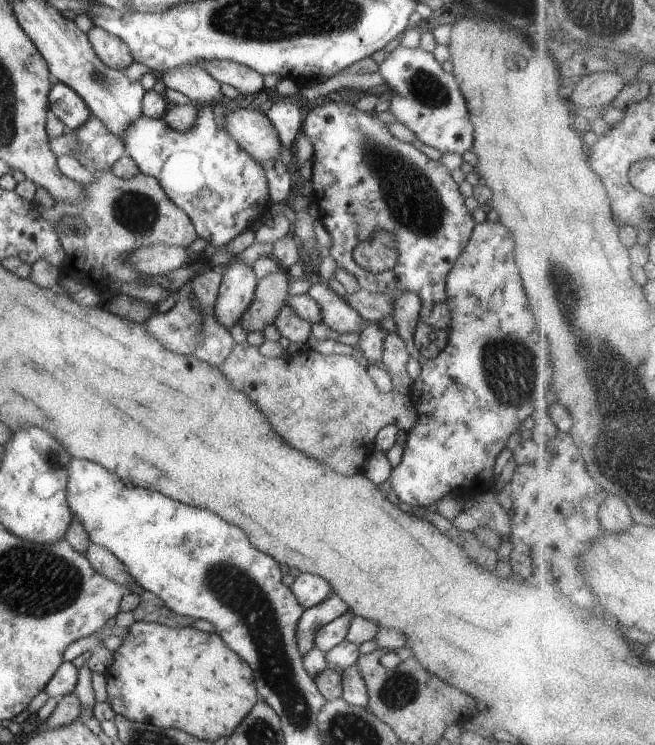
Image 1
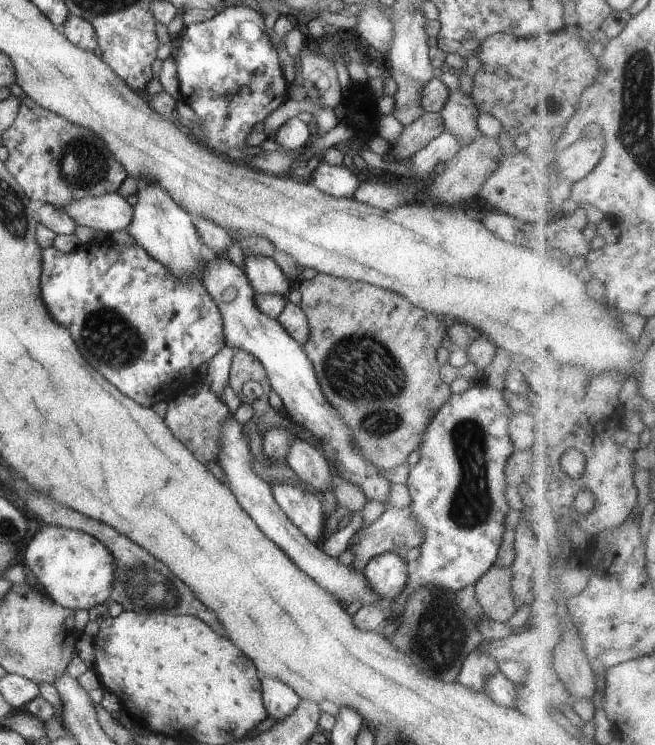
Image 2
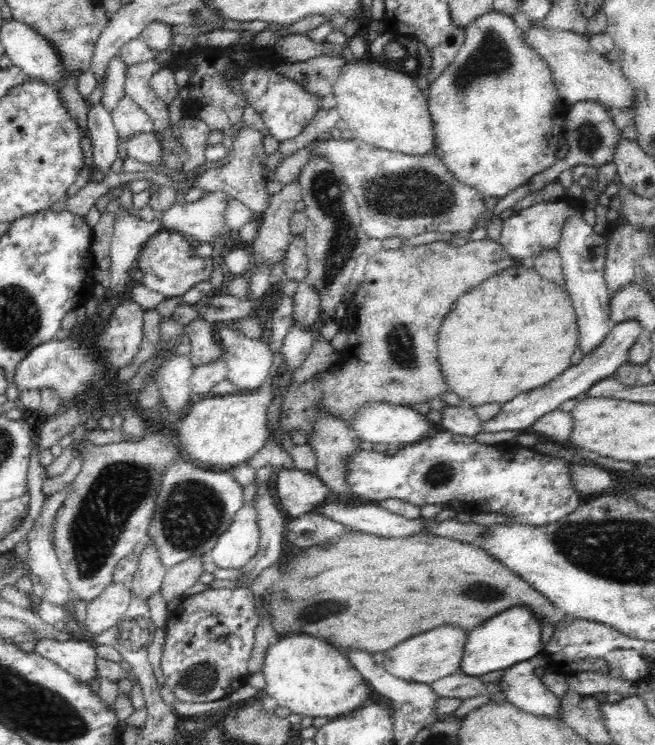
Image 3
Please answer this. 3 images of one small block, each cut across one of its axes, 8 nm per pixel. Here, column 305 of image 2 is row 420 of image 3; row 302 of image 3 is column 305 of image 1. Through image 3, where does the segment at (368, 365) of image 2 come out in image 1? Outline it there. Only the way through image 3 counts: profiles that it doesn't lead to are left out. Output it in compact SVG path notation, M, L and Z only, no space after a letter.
M244 341L242 344L234 343L230 356L218 368L237 391L245 392L254 406L268 417L269 423L282 435L284 442L289 442L290 446L306 456L343 475L360 471L366 457L375 450L375 436L380 429L391 426L405 435L418 420L419 414L410 395L400 394L394 389L390 392L380 391L360 357L328 356L306 347L296 354L285 351L282 356L267 357L258 348Z

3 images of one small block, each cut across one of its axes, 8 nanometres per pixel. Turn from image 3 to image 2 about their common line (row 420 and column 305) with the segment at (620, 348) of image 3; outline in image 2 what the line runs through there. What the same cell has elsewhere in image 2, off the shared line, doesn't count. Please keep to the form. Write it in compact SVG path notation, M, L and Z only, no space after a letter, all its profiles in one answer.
M288 481L272 483L270 486L278 506L289 520L300 528L310 542L320 544L326 528L322 495Z

